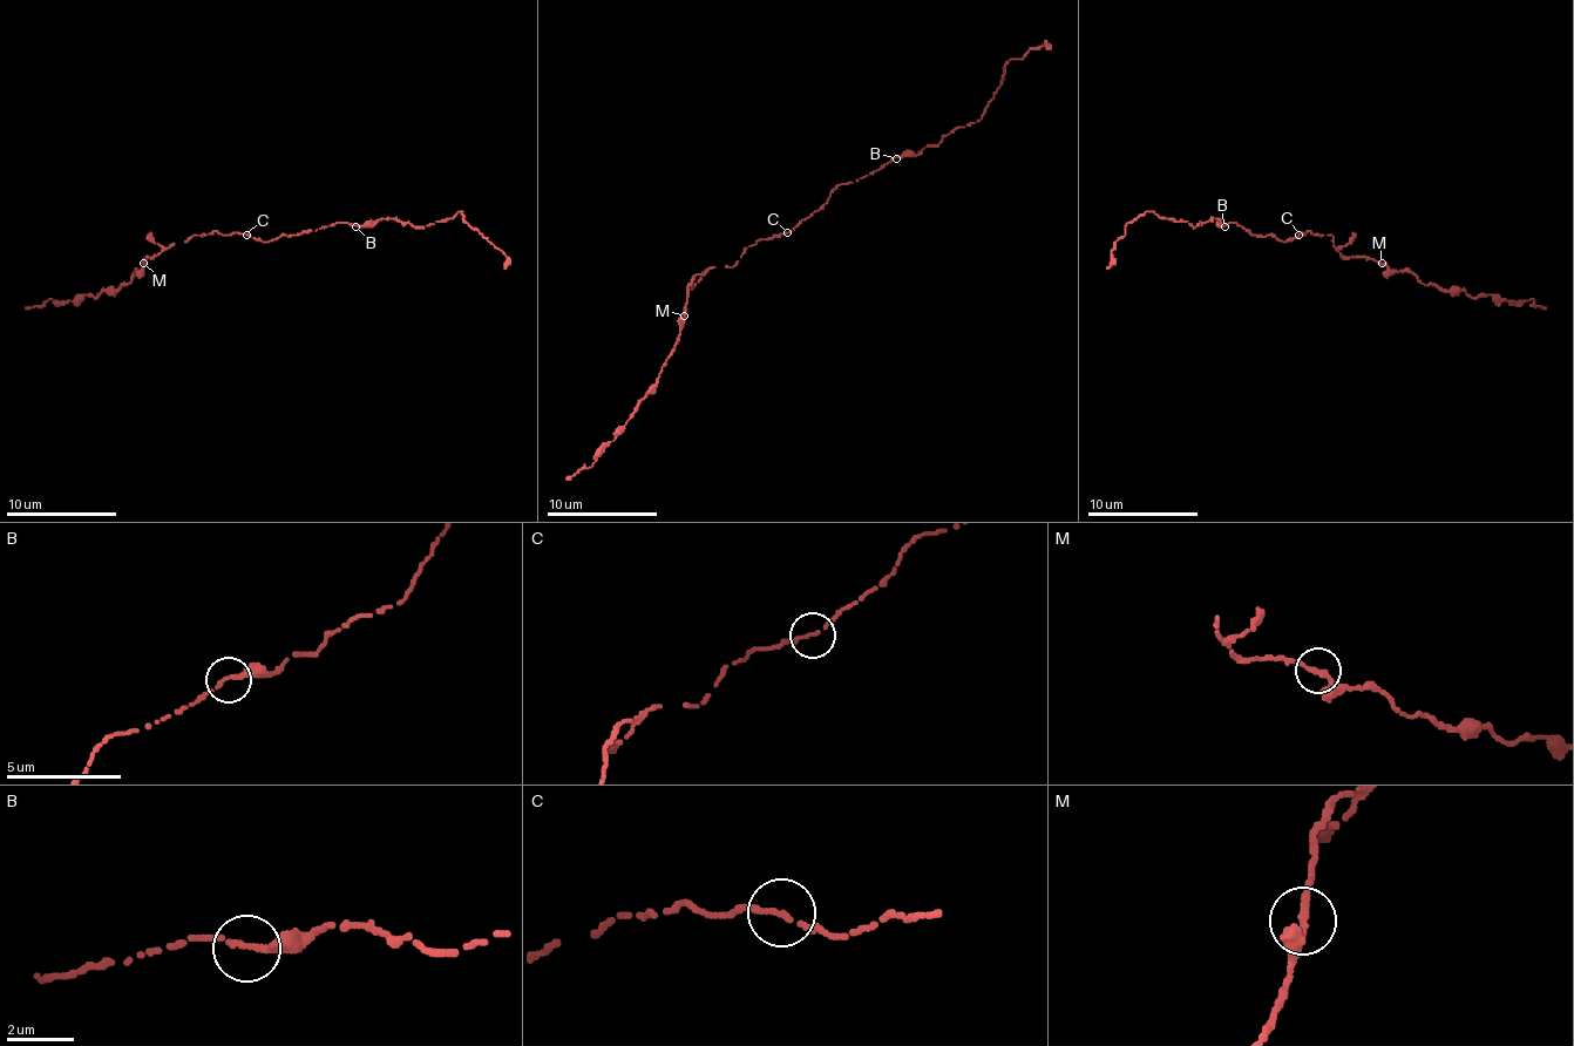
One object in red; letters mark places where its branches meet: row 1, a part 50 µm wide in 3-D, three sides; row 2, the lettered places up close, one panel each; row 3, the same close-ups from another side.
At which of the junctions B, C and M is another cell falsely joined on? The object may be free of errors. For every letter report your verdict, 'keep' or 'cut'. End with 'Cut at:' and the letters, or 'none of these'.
B: keep
C: keep
M: keep
Cut at: none of these

